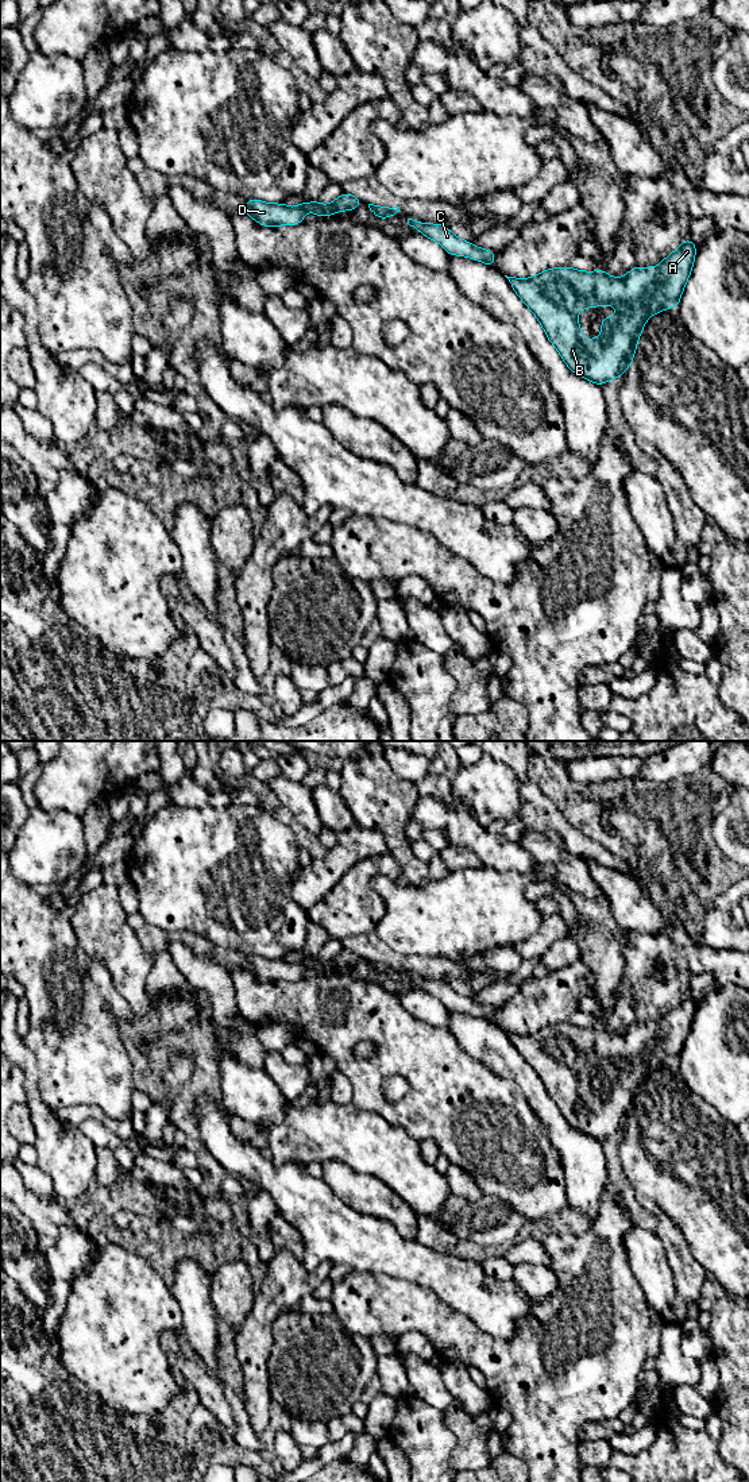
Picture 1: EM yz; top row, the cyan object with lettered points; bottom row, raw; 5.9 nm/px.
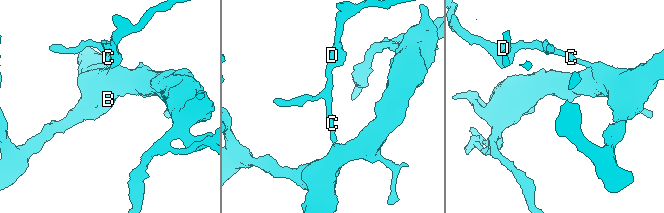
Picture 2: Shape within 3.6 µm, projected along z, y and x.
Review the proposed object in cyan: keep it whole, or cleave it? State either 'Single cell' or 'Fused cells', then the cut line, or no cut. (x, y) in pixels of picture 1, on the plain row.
Single cell. No split

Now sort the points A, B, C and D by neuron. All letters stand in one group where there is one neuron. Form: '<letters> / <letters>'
A B C D

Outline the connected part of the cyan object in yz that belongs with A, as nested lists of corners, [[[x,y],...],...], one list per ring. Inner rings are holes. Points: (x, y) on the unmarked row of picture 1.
[[[684,995],[680,1004],[671,1008],[657,1023],[633,1023],[623,1034],[611,1034],[605,1024],[578,1027],[570,1022],[548,1024],[526,1035],[505,1033],[514,1049],[534,1069],[567,1123],[601,1142],[622,1132],[625,1126],[632,1122],[637,1096],[646,1076],[663,1065],[679,1062],[683,1045],[691,1031],[695,1010],[696,1000]],[[599,1061],[614,1061],[621,1066],[613,1073],[602,1074],[601,1092],[587,1097],[582,1092],[578,1069],[582,1064]]]

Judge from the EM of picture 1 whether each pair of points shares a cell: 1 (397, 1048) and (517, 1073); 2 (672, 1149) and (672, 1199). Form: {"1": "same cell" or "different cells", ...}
{"1": "different cells", "2": "same cell"}

